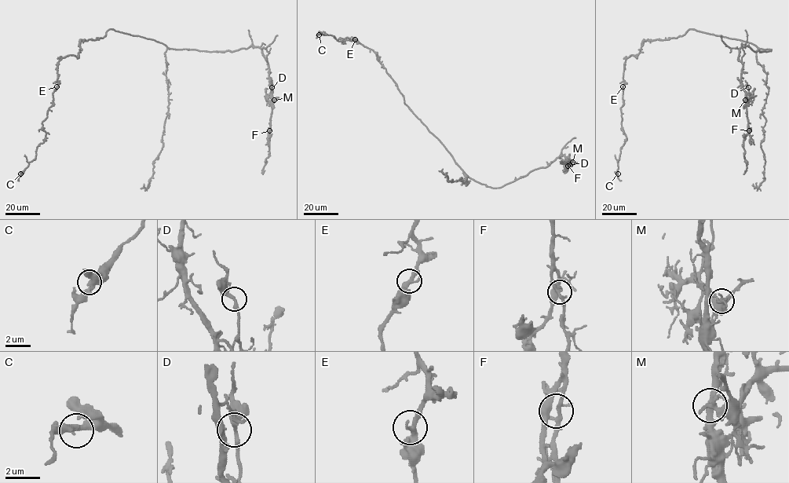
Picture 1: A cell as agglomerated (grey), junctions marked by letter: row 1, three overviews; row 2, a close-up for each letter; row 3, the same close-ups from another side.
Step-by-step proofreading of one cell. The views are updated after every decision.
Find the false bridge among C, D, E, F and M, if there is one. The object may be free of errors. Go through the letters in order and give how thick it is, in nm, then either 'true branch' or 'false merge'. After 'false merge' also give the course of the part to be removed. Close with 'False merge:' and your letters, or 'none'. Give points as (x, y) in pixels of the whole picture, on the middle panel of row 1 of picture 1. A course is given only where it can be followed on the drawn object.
C: 280 nm | true branch
D: 280 nm | true branch
E: 320 nm | true branch
F: 240 nm | true branch
M: 280 nm | false merge
False merge: M

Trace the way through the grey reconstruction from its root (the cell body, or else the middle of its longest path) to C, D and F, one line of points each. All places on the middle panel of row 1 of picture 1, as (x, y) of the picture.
C: (440, 141), (405, 104), (396, 84), (371, 49), (348, 37), (340, 38), (343, 43), (332, 35), (319, 34)
D: (440, 141), (469, 177), (492, 188), (501, 188), (533, 170), (546, 167), (561, 155), (569, 159), (570, 165)
F: (440, 141), (469, 177), (492, 188), (501, 188), (546, 167), (561, 155), (569, 159), (568, 166)

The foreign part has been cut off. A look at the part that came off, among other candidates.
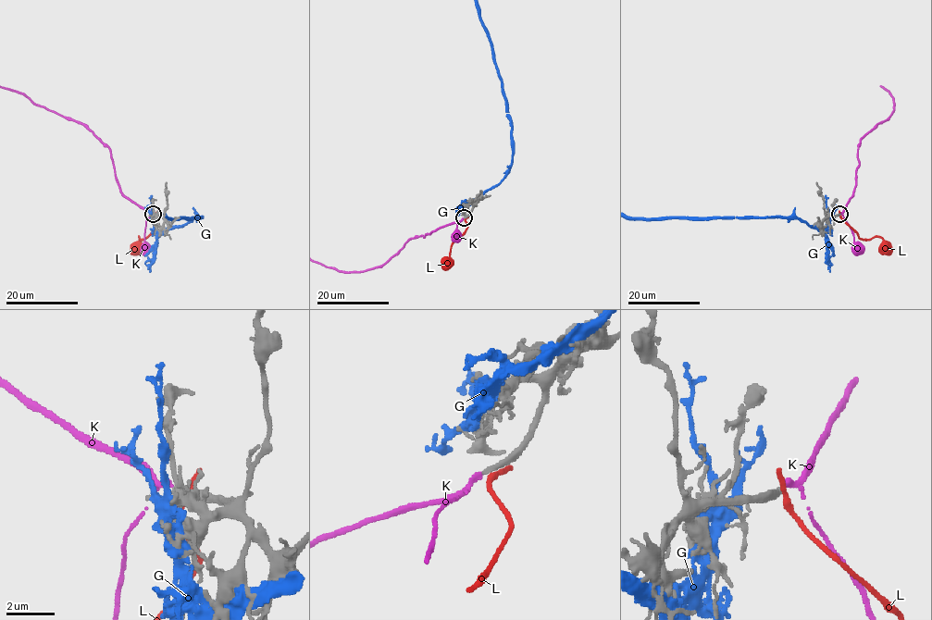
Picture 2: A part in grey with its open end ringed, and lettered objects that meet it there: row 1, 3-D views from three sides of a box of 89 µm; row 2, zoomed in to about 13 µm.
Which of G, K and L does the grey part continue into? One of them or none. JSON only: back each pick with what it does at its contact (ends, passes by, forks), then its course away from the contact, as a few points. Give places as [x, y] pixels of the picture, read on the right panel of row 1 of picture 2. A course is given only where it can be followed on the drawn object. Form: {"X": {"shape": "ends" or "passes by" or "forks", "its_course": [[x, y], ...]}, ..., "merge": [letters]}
{"K": {"shape": "passes by", "its_course": [[839, 214], [858, 248]]}, "merge": ["K"]}

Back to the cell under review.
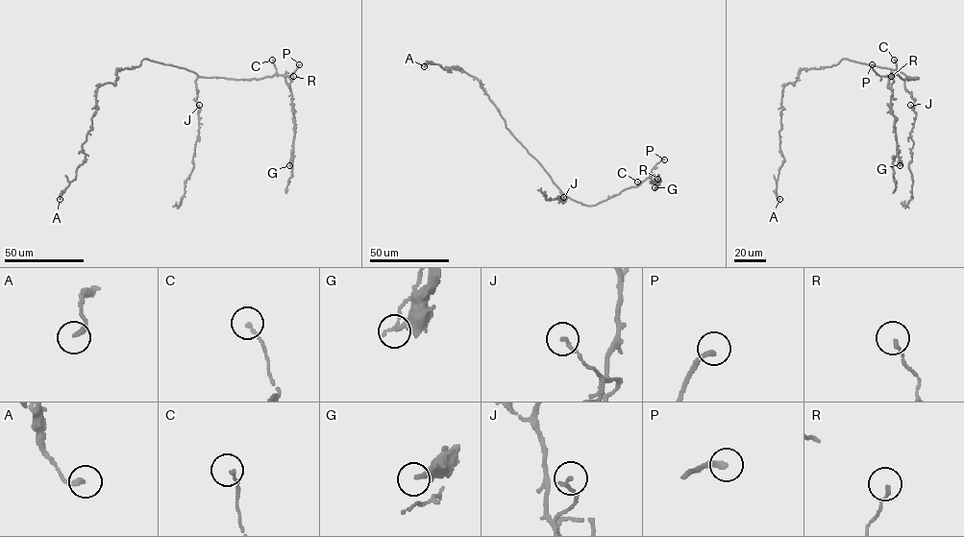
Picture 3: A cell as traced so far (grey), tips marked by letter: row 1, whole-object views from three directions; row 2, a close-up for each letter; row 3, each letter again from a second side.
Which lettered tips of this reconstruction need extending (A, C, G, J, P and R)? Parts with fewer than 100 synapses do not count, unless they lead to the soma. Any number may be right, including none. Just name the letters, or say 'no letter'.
P

